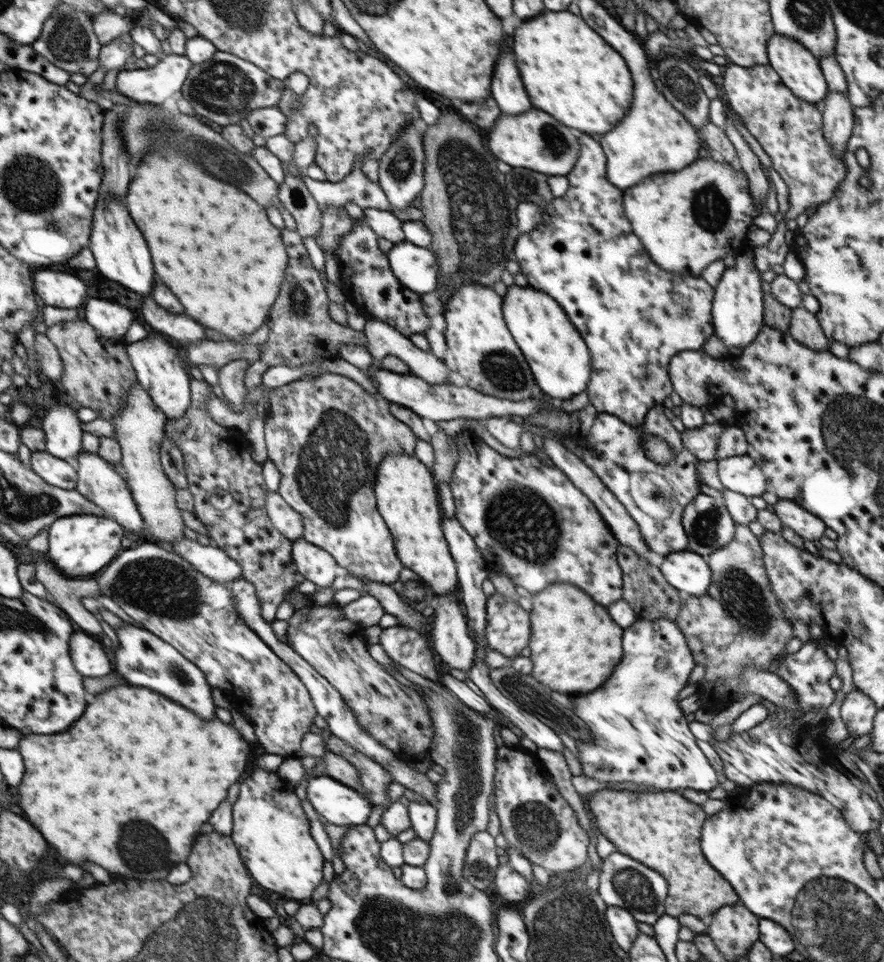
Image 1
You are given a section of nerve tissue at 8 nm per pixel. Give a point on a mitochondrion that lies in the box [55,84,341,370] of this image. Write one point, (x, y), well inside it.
(216, 158)

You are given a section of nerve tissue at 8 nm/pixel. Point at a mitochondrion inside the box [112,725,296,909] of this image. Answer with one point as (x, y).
(142, 849)

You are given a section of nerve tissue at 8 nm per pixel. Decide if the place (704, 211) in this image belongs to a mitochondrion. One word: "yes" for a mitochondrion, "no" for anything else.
yes

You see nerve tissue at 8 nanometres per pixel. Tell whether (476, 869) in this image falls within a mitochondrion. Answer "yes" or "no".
yes

